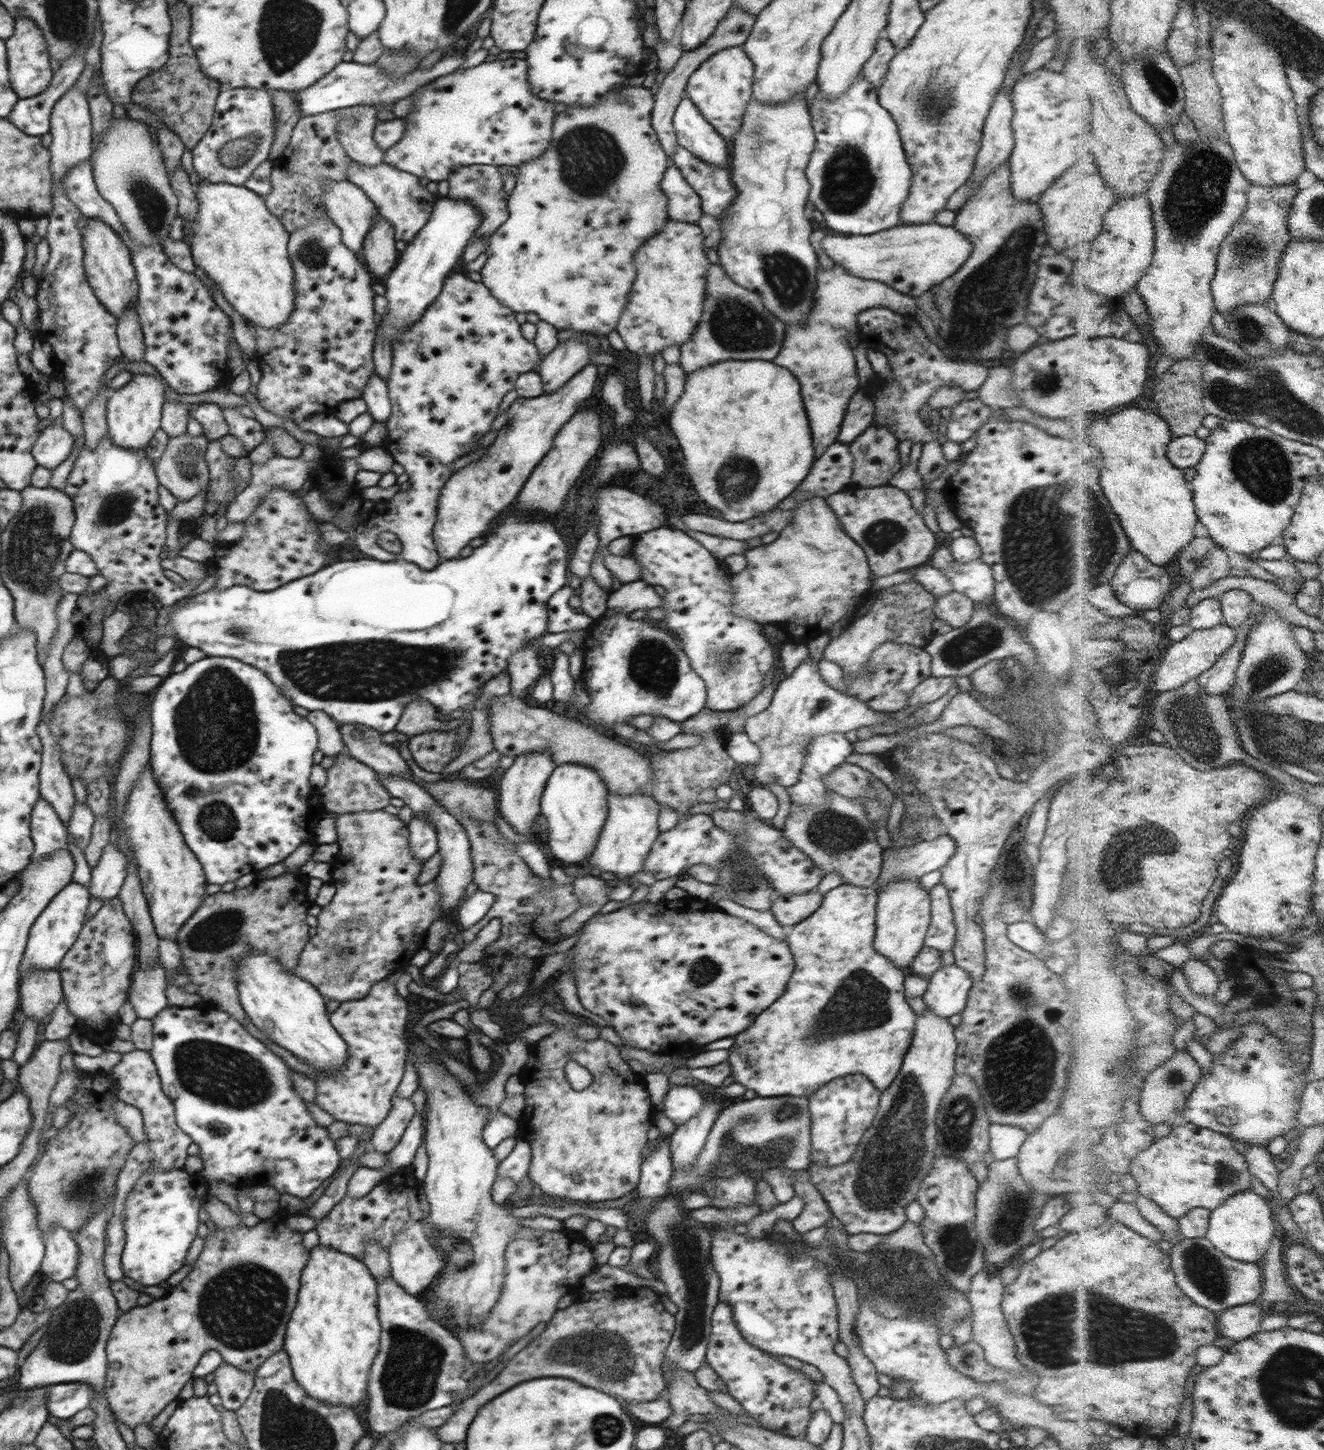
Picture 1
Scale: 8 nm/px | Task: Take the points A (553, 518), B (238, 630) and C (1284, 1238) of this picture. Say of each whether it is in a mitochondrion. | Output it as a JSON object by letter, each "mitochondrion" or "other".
{"A":"other","B":"mitochondrion","C":"other"}

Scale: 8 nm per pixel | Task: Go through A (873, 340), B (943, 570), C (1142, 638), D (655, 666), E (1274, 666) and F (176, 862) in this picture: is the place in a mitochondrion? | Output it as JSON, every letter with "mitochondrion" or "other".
{"A":"other","B":"other","C":"other","D":"mitochondrion","E":"mitochondrion","F":"other"}

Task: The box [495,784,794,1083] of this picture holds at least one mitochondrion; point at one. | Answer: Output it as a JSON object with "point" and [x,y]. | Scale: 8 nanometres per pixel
{"point":[744,881]}

